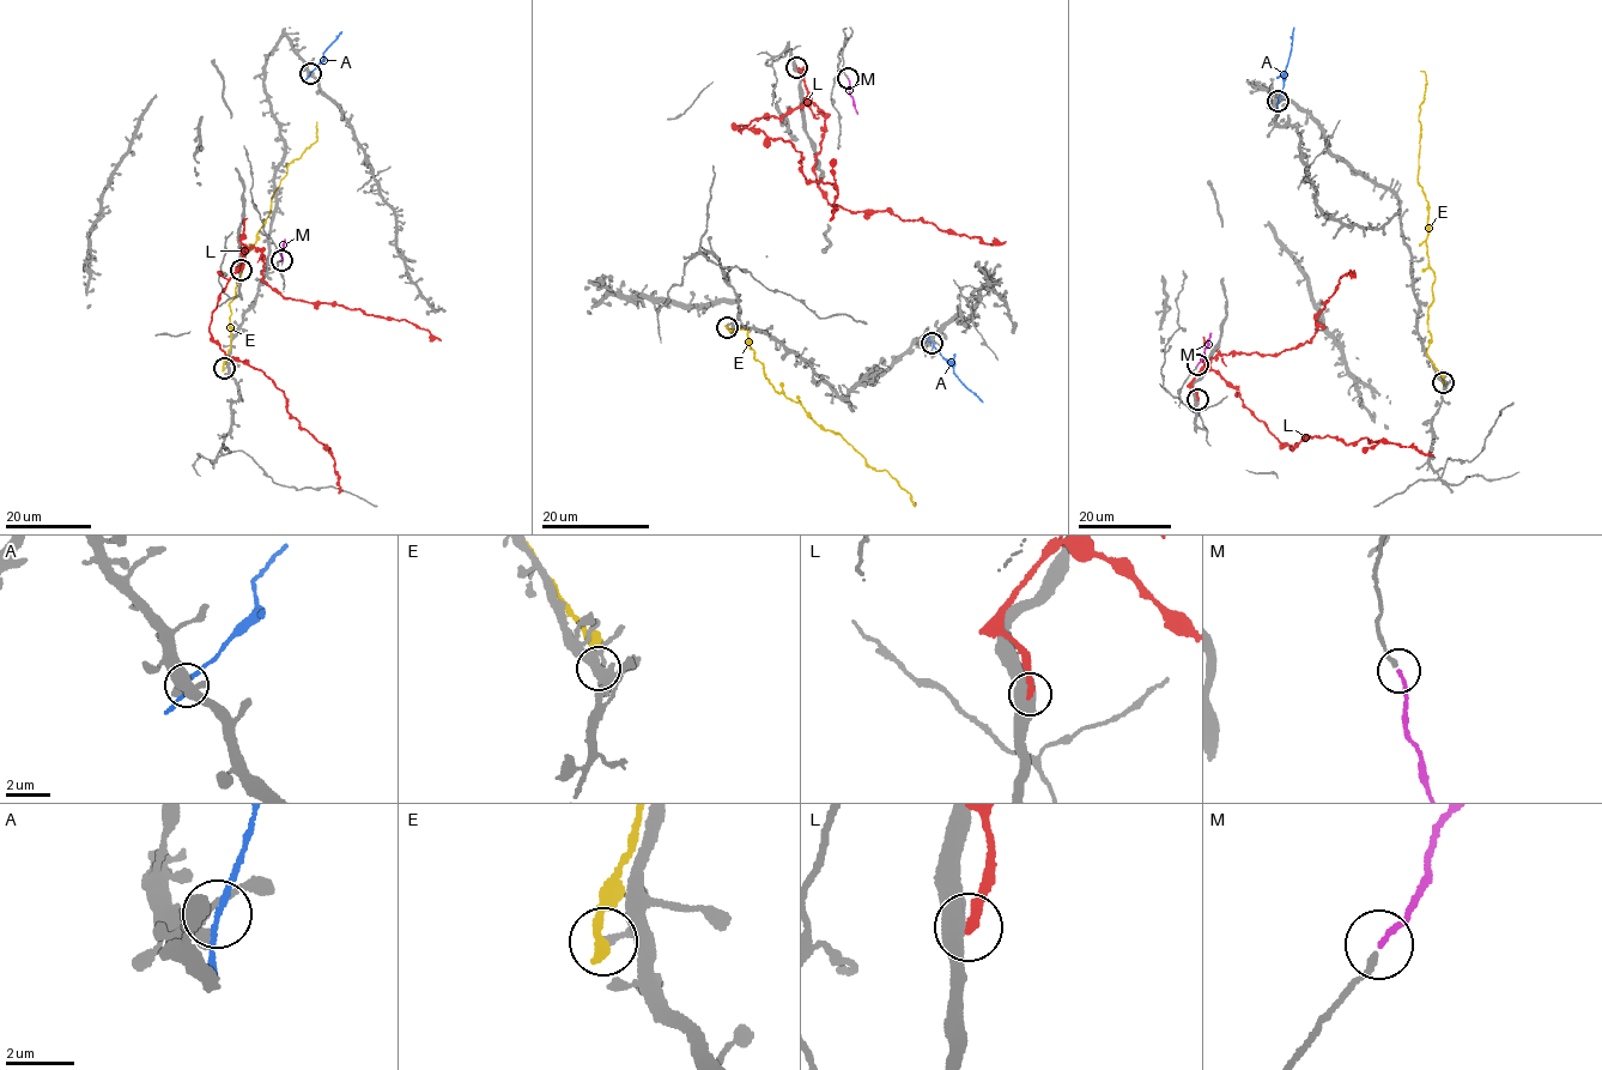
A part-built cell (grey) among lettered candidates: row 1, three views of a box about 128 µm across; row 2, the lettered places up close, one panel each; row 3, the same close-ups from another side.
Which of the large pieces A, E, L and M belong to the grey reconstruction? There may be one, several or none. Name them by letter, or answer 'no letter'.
M

